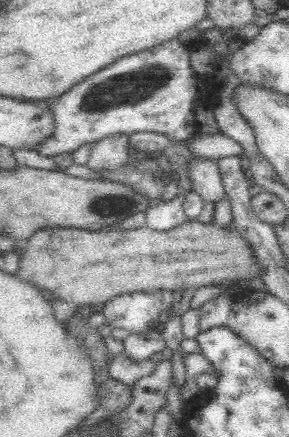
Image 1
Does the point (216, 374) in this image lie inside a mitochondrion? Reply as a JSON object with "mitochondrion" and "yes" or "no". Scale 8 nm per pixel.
{"mitochondrion":"no"}

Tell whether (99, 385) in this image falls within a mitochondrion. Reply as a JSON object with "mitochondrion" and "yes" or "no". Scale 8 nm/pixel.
{"mitochondrion":"no"}

